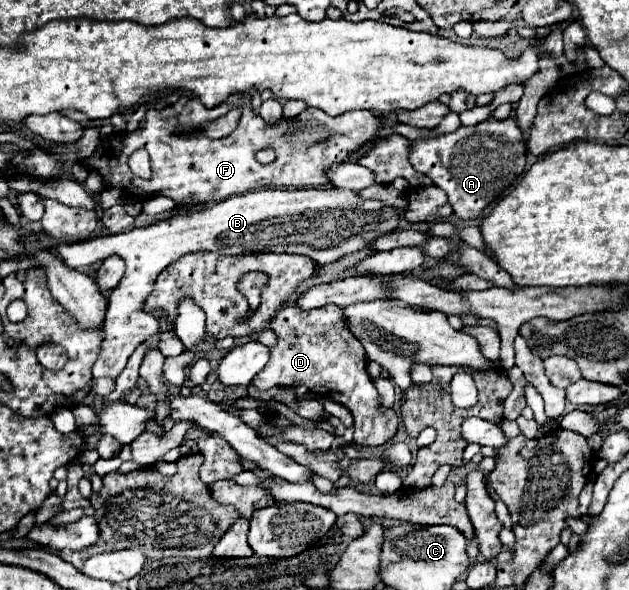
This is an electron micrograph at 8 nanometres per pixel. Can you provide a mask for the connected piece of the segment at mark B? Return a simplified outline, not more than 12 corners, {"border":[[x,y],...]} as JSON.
{"border":[[260,189],[126,233],[56,241],[70,269],[110,255],[94,377],[160,333],[156,277],[196,251],[320,265],[396,231],[348,189]]}

